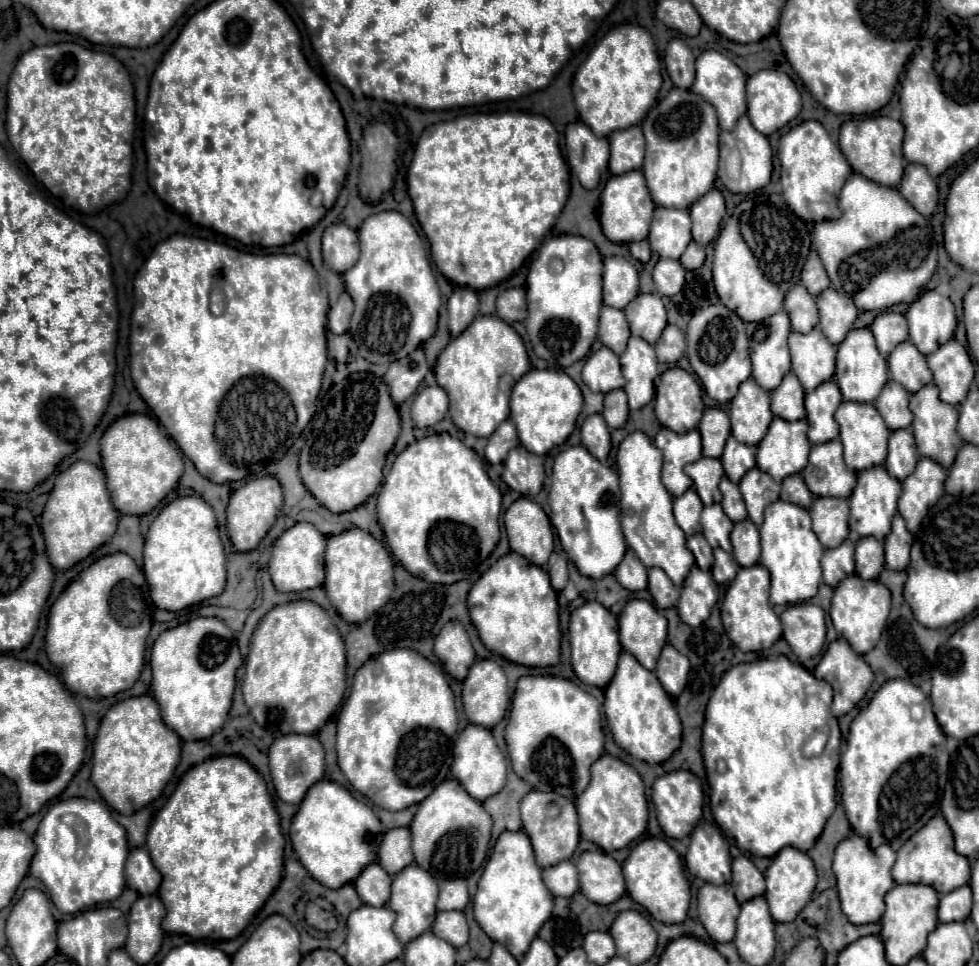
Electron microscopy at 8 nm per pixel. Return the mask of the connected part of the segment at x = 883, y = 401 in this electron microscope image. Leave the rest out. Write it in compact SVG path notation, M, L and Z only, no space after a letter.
M887 381L881 395L875 399L875 407L891 431L907 429L913 423L913 413L909 411L909 393L895 381Z

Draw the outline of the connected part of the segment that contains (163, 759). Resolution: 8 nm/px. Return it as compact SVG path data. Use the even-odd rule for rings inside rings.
M151 695L129 697L103 717L93 743L91 781L101 797L119 813L133 815L161 795L181 759L181 739L165 727Z

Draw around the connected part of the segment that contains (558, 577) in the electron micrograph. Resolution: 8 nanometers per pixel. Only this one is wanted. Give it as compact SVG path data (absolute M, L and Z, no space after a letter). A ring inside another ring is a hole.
M555 551L545 563L545 571L549 573L555 591L561 591L567 585L567 557L565 555Z

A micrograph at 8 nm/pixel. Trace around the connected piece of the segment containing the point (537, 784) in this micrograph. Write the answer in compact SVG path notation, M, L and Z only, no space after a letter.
M521 677L513 695L509 725L505 729L507 751L513 771L537 791L553 791L563 797L575 799L589 785L589 767L603 755L603 729L597 699L581 689L577 683L561 677Z

